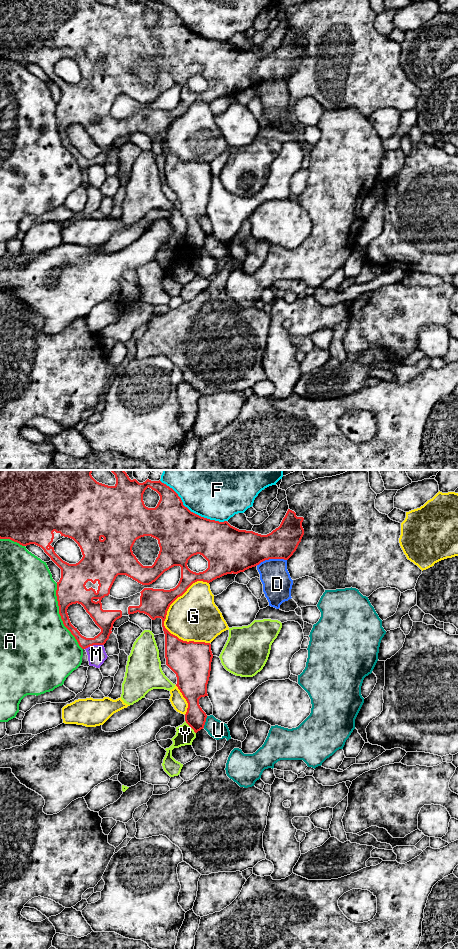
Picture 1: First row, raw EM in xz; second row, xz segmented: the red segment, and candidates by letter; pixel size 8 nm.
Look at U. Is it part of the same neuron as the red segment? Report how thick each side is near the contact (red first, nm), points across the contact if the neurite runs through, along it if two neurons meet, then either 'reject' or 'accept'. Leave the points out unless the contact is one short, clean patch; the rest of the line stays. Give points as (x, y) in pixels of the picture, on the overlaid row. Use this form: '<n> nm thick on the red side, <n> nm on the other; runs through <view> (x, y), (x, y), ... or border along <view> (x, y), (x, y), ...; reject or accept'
170 nm thick on the red side, 140 nm on the other; border along xz (207, 716), (203, 727); reject

